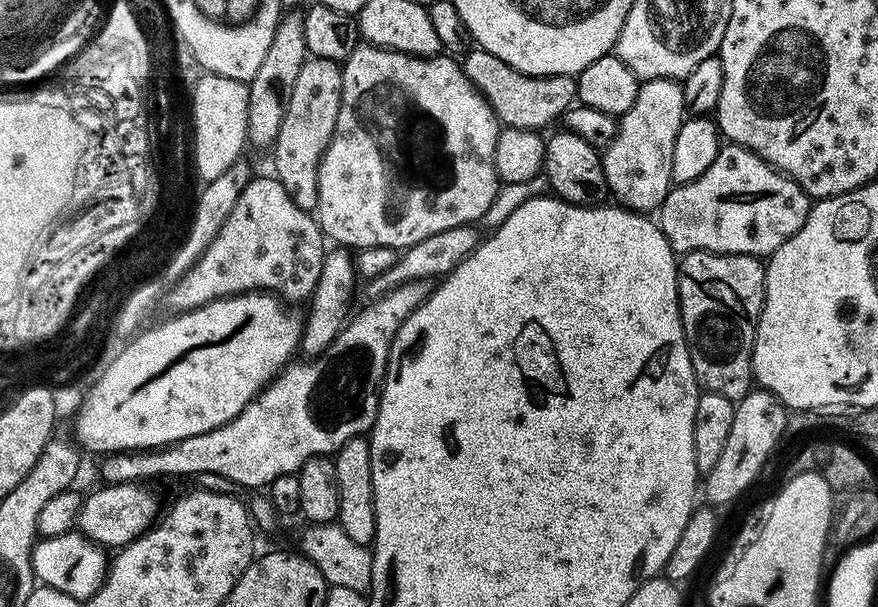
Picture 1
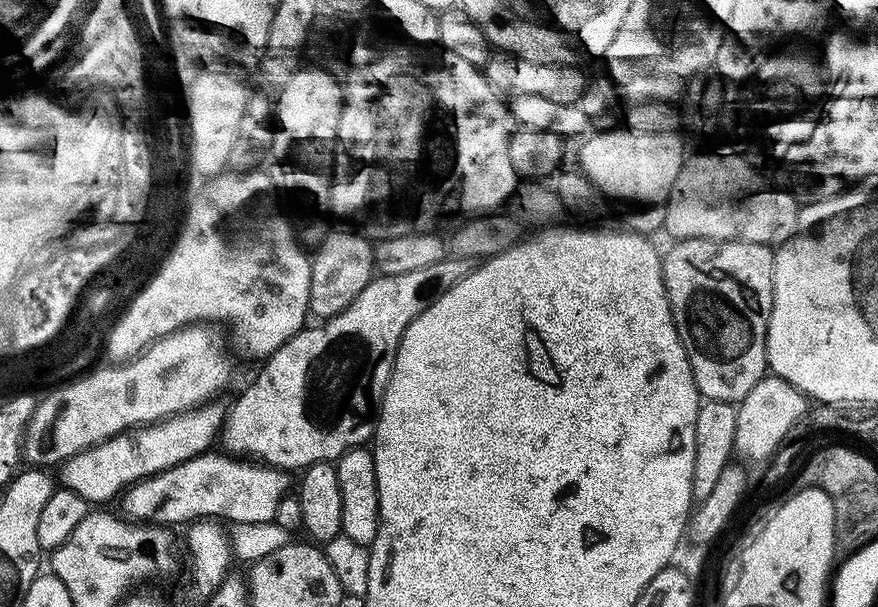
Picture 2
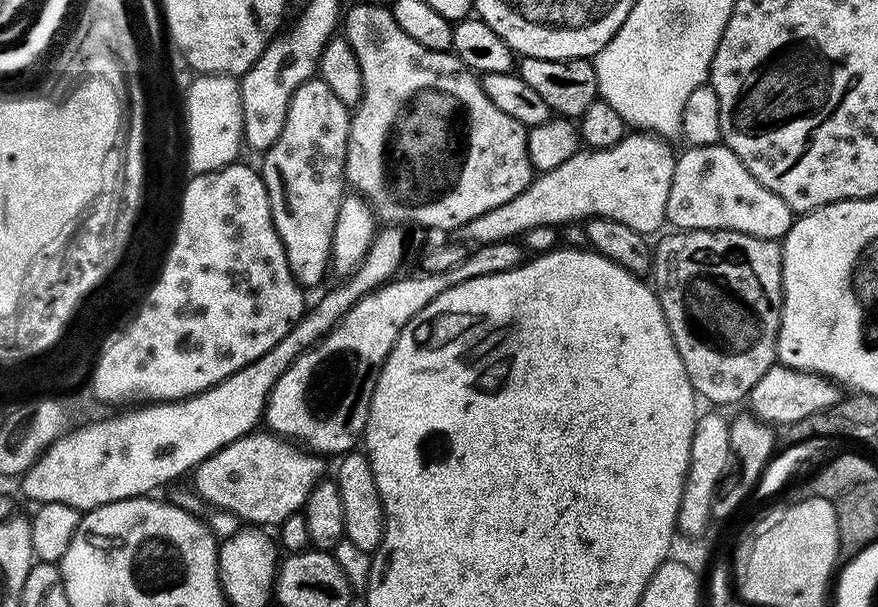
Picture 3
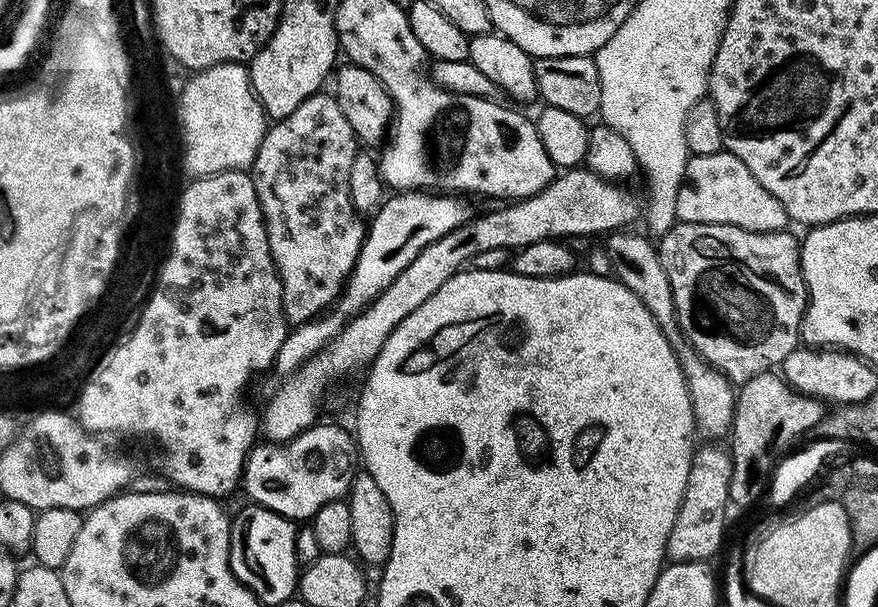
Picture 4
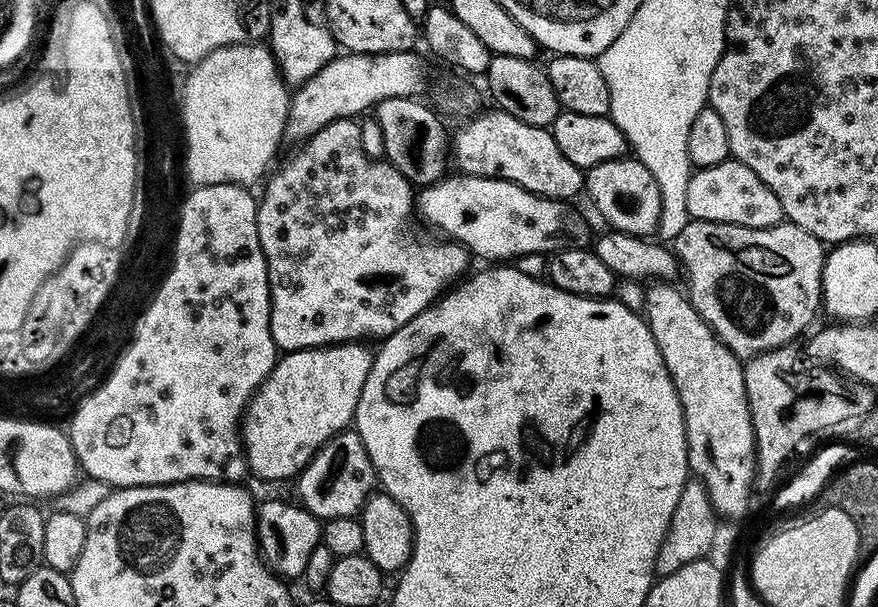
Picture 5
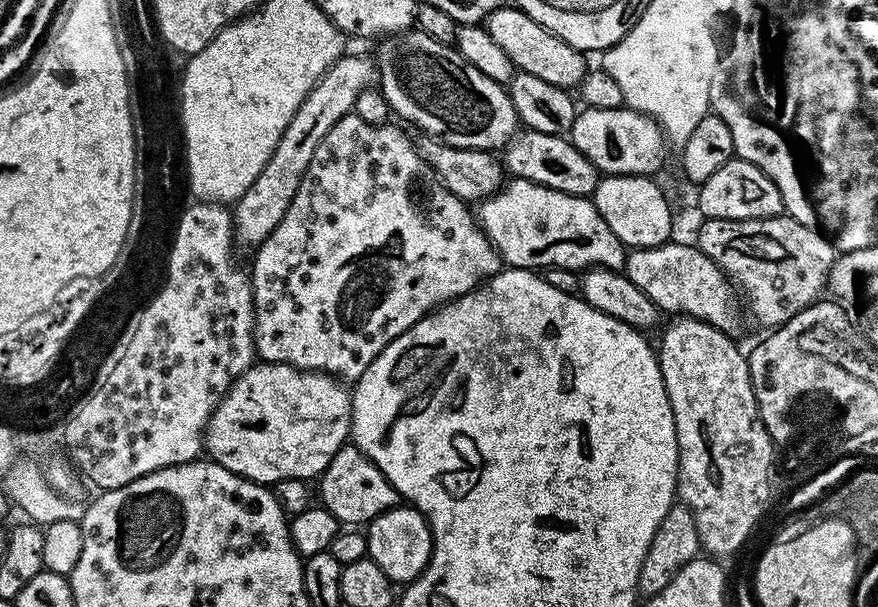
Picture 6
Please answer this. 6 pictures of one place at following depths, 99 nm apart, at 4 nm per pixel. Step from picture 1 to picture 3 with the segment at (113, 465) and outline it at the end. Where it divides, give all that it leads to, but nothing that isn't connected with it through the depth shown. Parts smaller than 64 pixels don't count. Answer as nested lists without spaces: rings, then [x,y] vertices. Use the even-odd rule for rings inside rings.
[[[499,240],[473,247],[461,265],[445,272],[425,271],[422,276],[401,275],[367,292],[334,328],[317,344],[302,352],[286,374],[278,378],[268,405],[264,407],[263,423],[275,435],[299,442],[305,449],[317,454],[347,454],[353,451],[361,443],[364,428],[368,425],[370,402],[380,367],[386,362],[406,322],[430,306],[438,294],[450,290],[450,286],[458,286],[470,278],[509,272],[519,268],[525,259],[523,243]]]

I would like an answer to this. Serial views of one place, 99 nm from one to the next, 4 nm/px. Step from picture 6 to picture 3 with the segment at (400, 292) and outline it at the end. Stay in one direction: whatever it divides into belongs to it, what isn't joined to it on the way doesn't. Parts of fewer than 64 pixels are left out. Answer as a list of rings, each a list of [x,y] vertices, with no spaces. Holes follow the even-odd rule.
[[[319,78],[308,80],[302,86],[298,86],[298,90],[292,95],[292,101],[288,107],[286,114],[286,122],[282,126],[282,134],[278,138],[278,142],[274,142],[274,146],[270,146],[268,151],[263,153],[261,164],[258,164],[258,171],[264,180],[266,186],[266,194],[270,202],[270,210],[274,218],[274,226],[278,230],[278,238],[282,238],[282,246],[286,250],[286,258],[290,262],[290,270],[294,274],[294,278],[305,289],[311,290],[315,284],[320,284],[324,280],[324,275],[330,272],[332,263],[331,240],[334,234],[334,226],[338,219],[338,210],[340,199],[346,192],[346,177],[344,175],[344,159],[348,153],[348,131],[352,129],[352,116],[350,115],[349,105],[343,104],[334,94],[334,90],[330,90],[330,86],[326,86],[326,82]]]

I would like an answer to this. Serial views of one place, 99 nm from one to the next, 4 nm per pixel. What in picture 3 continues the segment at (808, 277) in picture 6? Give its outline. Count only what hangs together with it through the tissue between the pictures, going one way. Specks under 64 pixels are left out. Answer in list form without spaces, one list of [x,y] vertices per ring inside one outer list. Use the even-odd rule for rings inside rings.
[[[705,228],[695,230],[672,230],[669,236],[659,237],[660,245],[655,245],[652,257],[651,279],[654,281],[656,297],[660,299],[660,305],[664,311],[664,317],[668,323],[670,334],[674,338],[674,346],[678,346],[678,354],[686,366],[686,374],[692,383],[692,389],[701,397],[709,400],[709,405],[724,406],[720,404],[736,404],[745,399],[752,387],[777,363],[776,343],[778,342],[778,330],[780,329],[780,311],[784,305],[784,283],[782,282],[782,248],[777,241],[758,238],[741,232],[711,232]]]

